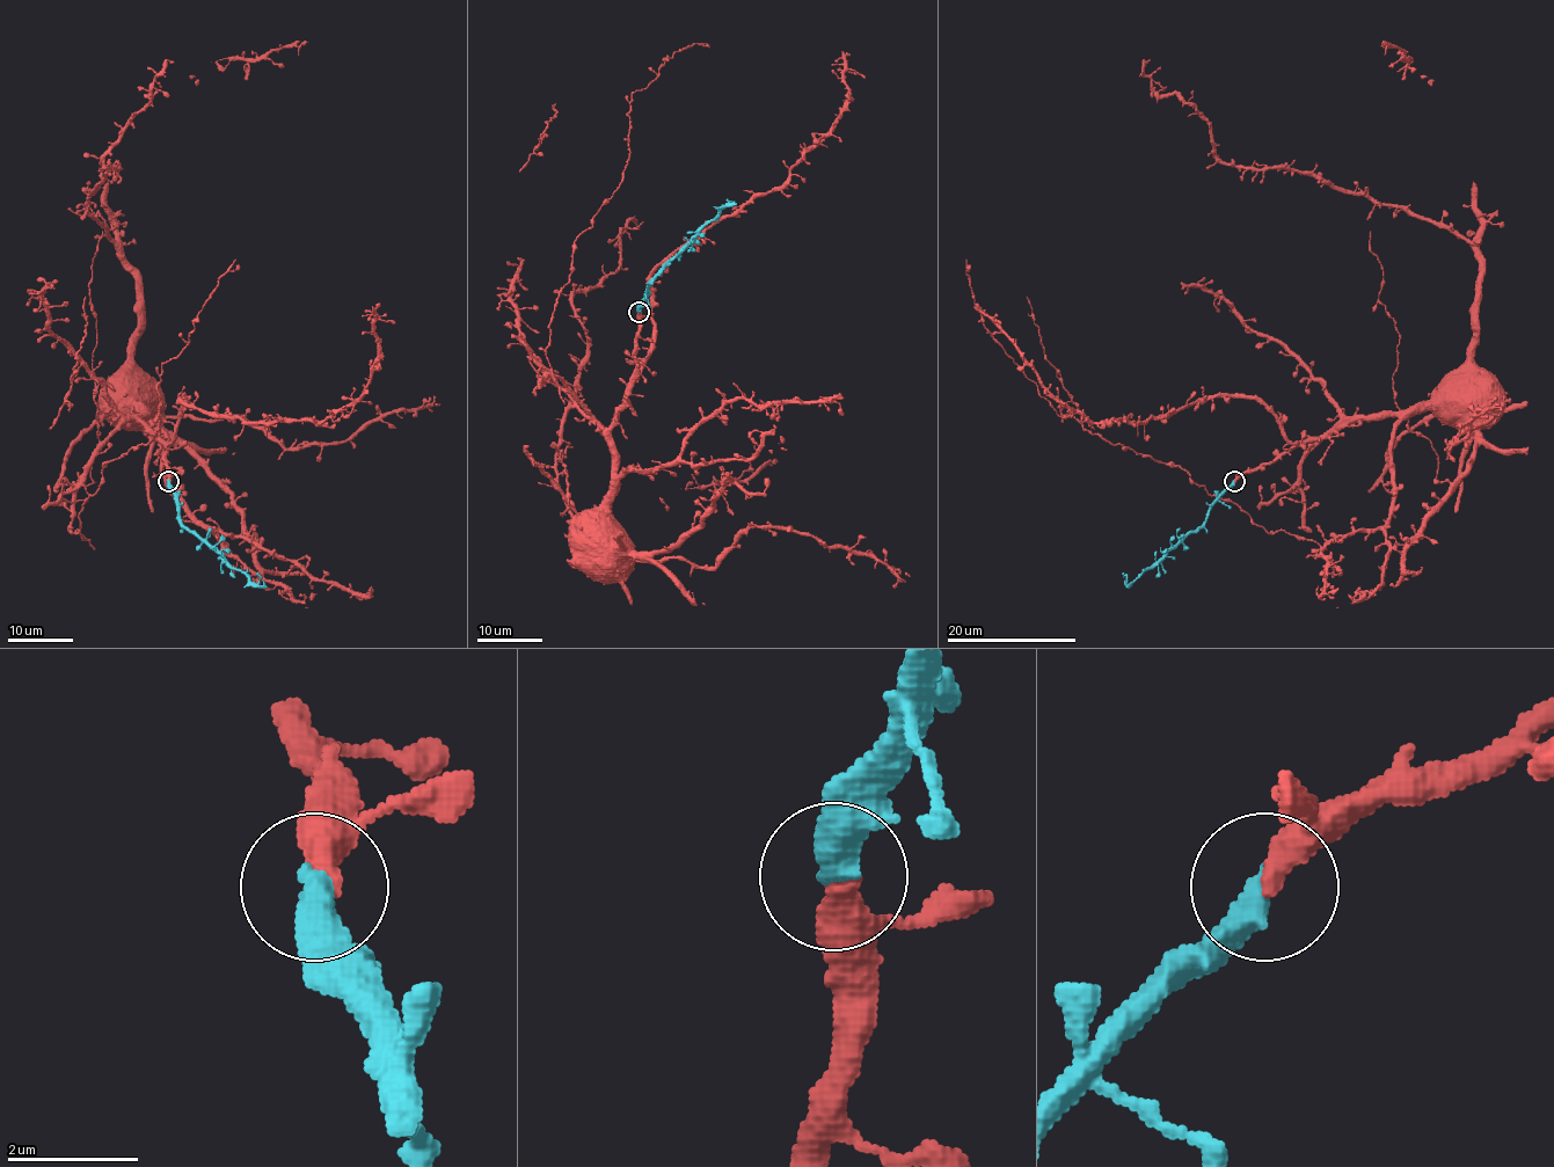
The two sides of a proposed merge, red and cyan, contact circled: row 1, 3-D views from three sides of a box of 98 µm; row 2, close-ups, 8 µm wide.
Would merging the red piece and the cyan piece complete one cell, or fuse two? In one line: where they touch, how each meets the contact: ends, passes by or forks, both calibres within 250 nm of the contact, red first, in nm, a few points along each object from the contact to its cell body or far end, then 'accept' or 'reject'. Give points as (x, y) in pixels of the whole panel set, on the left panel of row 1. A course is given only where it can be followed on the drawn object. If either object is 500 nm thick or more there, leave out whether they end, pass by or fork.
(168, 481) | red ends | cyan ends | 440/480 nm | red via (169, 481), (166, 449), (147, 430), (141, 420), (141, 405), (130, 393) | cyan via (169, 481), (179, 519), (256, 584), (260, 580), (256, 573) | accept

